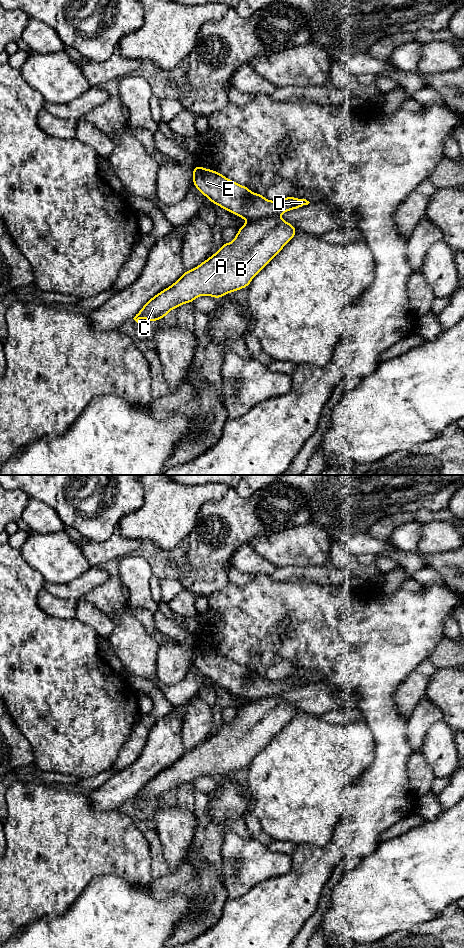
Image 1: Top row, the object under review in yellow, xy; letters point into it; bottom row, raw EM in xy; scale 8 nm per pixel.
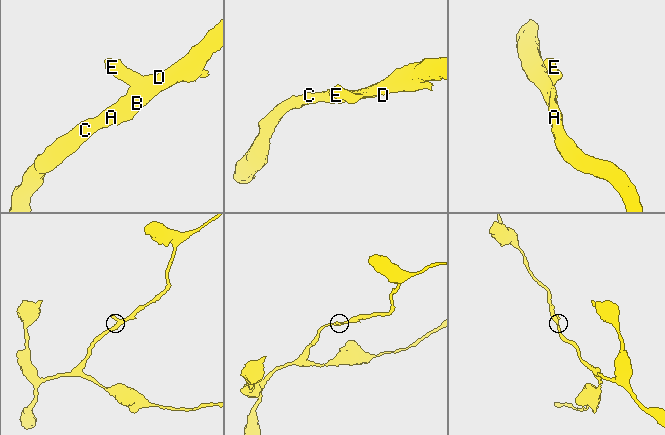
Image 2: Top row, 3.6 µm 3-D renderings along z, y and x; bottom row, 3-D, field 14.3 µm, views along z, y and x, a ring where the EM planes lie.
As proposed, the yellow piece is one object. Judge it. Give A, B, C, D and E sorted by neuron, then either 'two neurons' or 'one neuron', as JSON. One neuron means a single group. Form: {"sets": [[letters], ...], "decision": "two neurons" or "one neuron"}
{"sets": [["A", "B", "C"], ["D", "E"]], "decision": "two neurons"}

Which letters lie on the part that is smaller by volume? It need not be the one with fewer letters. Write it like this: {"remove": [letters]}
{"remove": ["D", "E"]}

